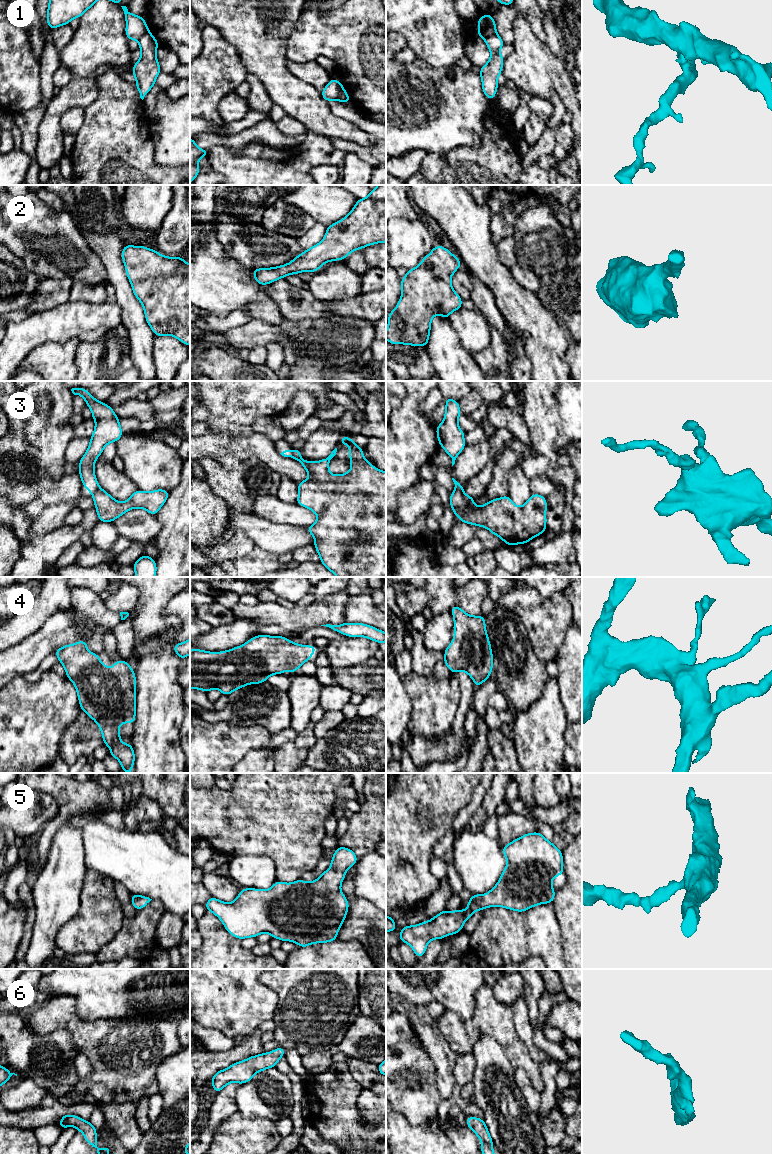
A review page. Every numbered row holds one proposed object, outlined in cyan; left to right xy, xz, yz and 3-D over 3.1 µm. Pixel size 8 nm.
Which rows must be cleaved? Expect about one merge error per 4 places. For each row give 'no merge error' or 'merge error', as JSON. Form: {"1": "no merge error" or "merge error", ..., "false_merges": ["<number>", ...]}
{"1": "merge error", "2": "no merge error", "3": "merge error", "4": "no merge error", "5": "no merge error", "6": "no merge error", "false_merges": ["1", "3"]}

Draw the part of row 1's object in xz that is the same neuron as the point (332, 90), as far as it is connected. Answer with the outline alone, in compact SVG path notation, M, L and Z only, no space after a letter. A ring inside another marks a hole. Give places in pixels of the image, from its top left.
M334 78L326 85L322 90L321 95L327 102L331 100L337 100L342 90L342 83Z

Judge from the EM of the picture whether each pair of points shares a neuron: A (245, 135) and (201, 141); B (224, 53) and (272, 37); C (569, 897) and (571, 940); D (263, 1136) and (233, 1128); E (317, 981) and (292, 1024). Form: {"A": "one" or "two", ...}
{"A": "one", "B": "two", "C": "one", "D": "one", "E": "one"}

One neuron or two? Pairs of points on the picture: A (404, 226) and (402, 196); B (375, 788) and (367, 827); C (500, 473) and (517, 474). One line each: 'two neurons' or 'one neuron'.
A: two neurons
B: one neuron
C: two neurons

